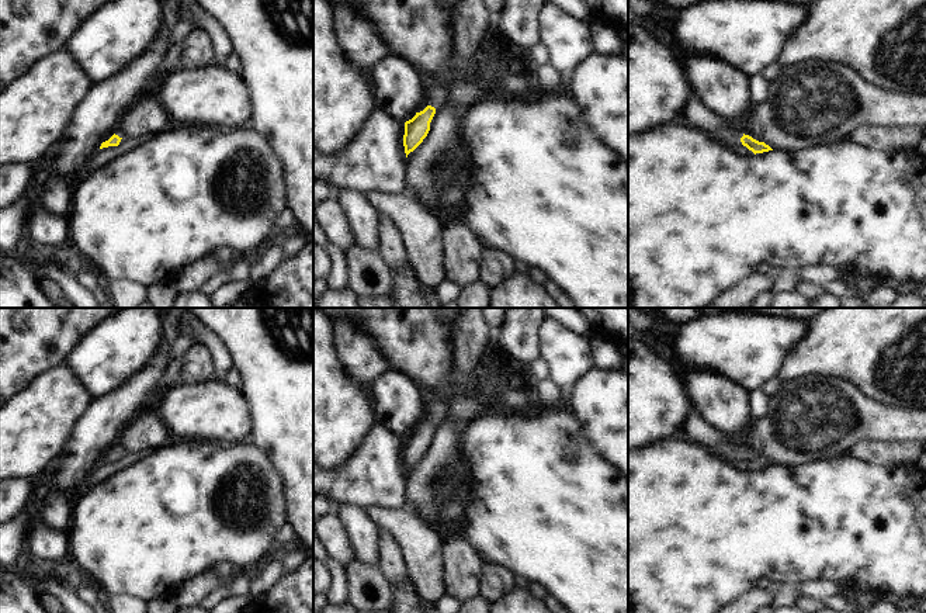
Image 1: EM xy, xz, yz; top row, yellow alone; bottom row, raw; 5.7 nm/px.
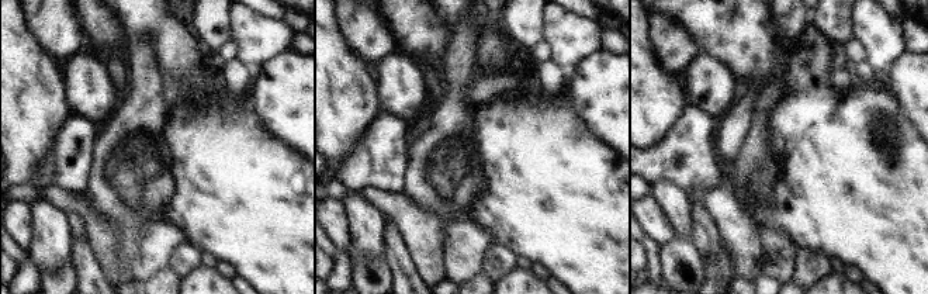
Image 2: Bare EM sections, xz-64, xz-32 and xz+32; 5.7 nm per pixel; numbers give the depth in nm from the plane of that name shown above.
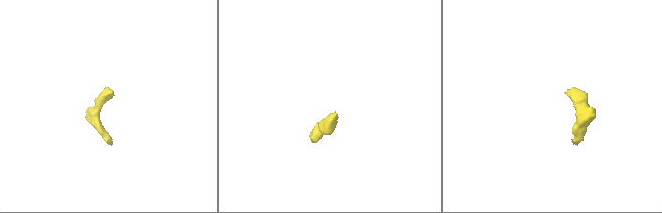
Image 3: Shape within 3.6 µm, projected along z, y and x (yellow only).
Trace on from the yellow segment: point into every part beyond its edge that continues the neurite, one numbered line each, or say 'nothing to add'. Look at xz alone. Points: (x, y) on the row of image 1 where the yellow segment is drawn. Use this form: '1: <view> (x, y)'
1: xz (434, 86)

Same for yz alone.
1: yz (696, 114)

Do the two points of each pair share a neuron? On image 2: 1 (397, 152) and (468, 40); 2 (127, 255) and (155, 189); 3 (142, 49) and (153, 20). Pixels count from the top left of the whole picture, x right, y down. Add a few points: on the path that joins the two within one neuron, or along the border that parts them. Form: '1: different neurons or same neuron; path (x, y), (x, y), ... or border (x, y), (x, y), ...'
1: different neurons; border (411, 141), (404, 173)
2: same neuron; path (130, 238), (131, 213), (138, 206)
3: different neurons; border (128, 41), (145, 41), (151, 47), (159, 69)

